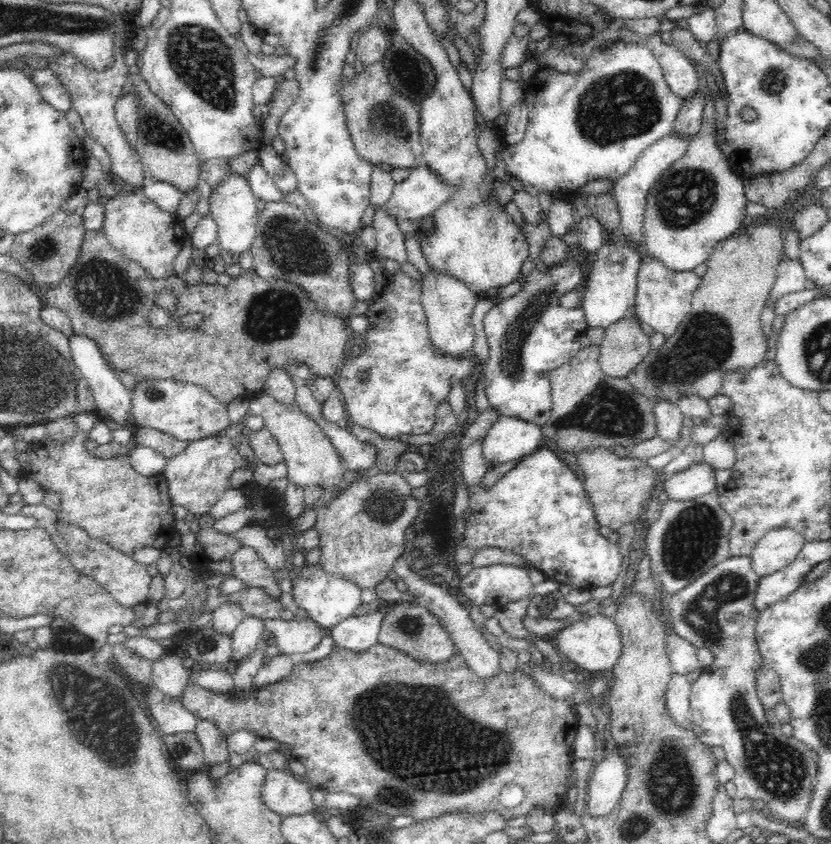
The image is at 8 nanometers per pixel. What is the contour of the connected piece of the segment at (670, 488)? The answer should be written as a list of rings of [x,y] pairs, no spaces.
[[[706,461],[688,466],[682,472],[670,474],[663,483],[664,492],[672,500],[694,500],[718,489],[715,469]]]

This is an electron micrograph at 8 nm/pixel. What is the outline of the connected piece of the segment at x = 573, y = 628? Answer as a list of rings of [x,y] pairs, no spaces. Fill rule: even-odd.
[[[600,613],[592,614],[584,620],[564,627],[560,632],[555,633],[555,642],[554,647],[558,653],[566,654],[570,661],[590,672],[611,671],[621,654],[620,629],[615,621]]]

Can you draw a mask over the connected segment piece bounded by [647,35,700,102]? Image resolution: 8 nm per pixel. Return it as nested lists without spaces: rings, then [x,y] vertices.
[[[660,35],[650,36],[647,43],[662,65],[662,73],[668,87],[678,93],[683,102],[686,102],[691,94],[700,91],[697,70],[687,56],[674,45],[665,44]]]

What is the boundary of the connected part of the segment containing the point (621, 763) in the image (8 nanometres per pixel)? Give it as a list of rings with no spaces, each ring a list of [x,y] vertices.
[[[620,752],[605,753],[600,763],[590,772],[586,796],[586,812],[595,818],[608,816],[628,783],[628,763]]]

